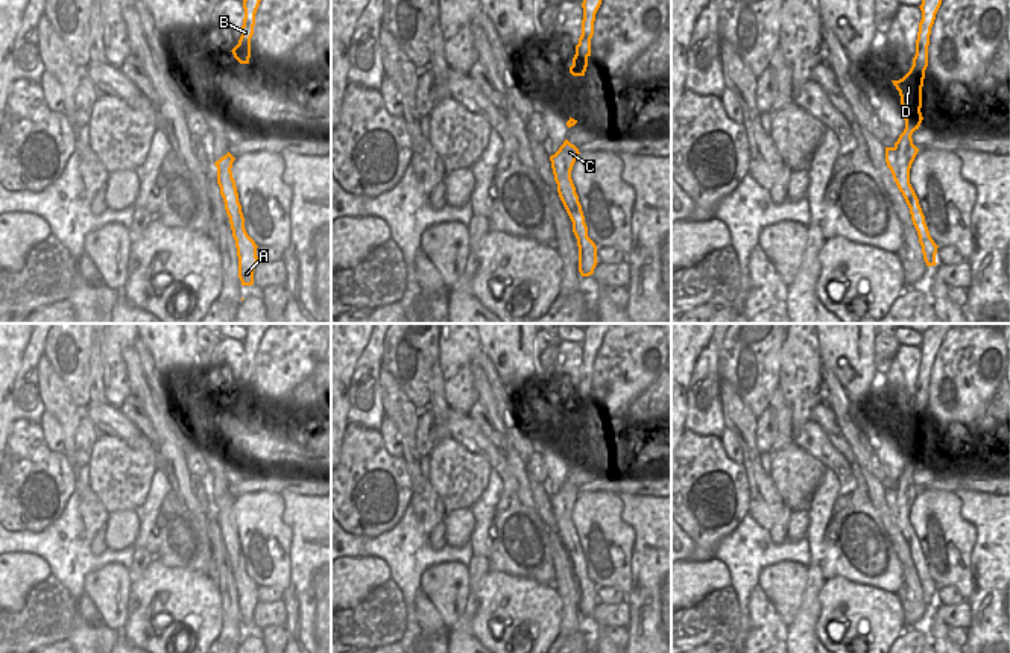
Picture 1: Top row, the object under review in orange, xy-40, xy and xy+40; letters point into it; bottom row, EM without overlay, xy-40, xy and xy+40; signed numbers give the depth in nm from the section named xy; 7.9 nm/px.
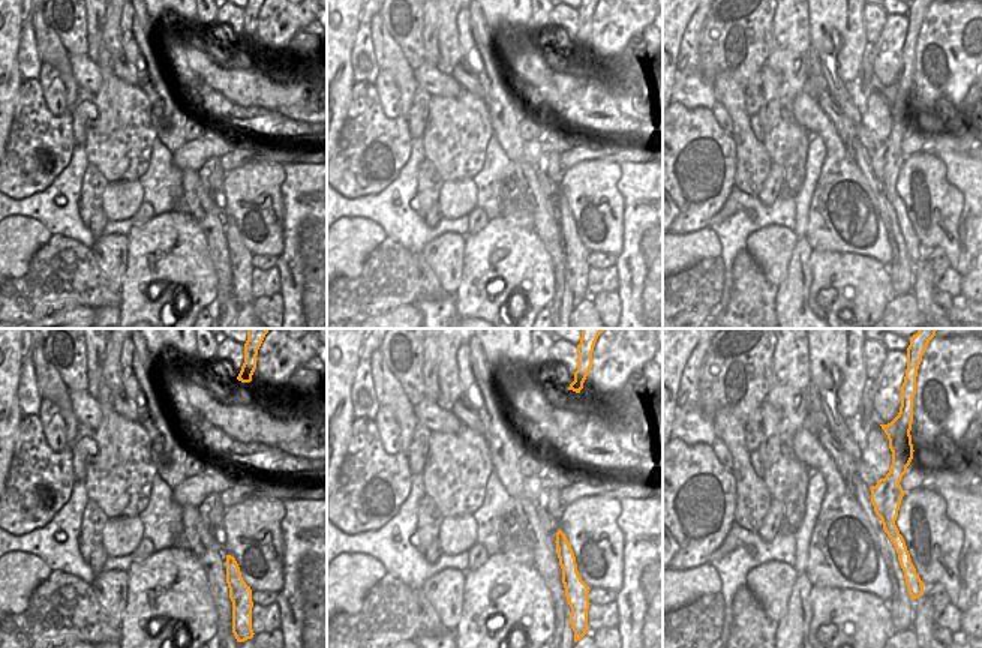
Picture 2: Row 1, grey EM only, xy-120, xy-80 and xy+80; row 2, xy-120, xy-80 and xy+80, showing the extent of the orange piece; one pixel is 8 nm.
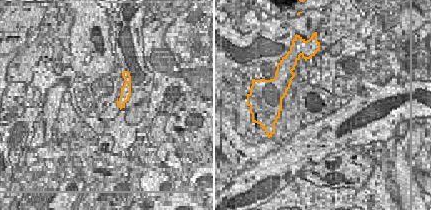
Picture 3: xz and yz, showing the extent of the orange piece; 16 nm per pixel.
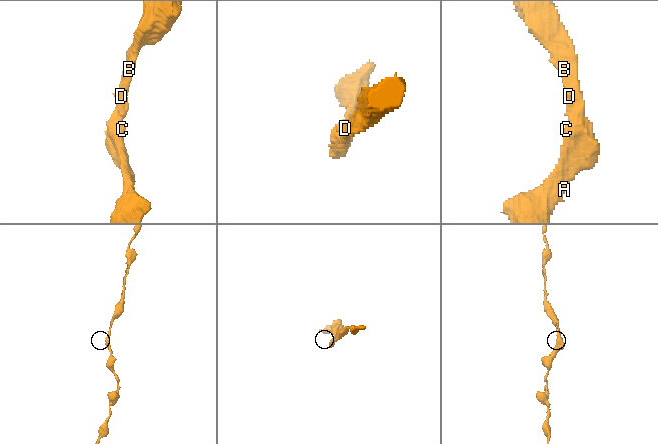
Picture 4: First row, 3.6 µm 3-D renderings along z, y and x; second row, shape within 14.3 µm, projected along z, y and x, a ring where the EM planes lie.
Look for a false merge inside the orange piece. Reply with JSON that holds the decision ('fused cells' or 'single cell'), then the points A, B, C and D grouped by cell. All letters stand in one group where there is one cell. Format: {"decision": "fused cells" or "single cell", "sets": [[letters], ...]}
{"decision": "single cell", "sets": [["A", "B", "C", "D"]]}

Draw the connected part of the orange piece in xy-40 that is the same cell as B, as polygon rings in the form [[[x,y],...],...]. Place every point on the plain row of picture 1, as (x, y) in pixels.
[[[249,323],[246,326],[248,334],[243,340],[245,358],[243,358],[243,366],[241,366],[241,377],[238,380],[238,384],[231,390],[234,398],[240,404],[249,404],[251,378],[254,375],[255,354],[266,330],[270,325],[272,323]]]

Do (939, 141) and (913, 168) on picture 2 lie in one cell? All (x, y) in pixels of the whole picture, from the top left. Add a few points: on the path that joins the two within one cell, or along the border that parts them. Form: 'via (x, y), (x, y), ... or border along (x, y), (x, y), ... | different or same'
border along (925, 149), (943, 164), (948, 180) | different

